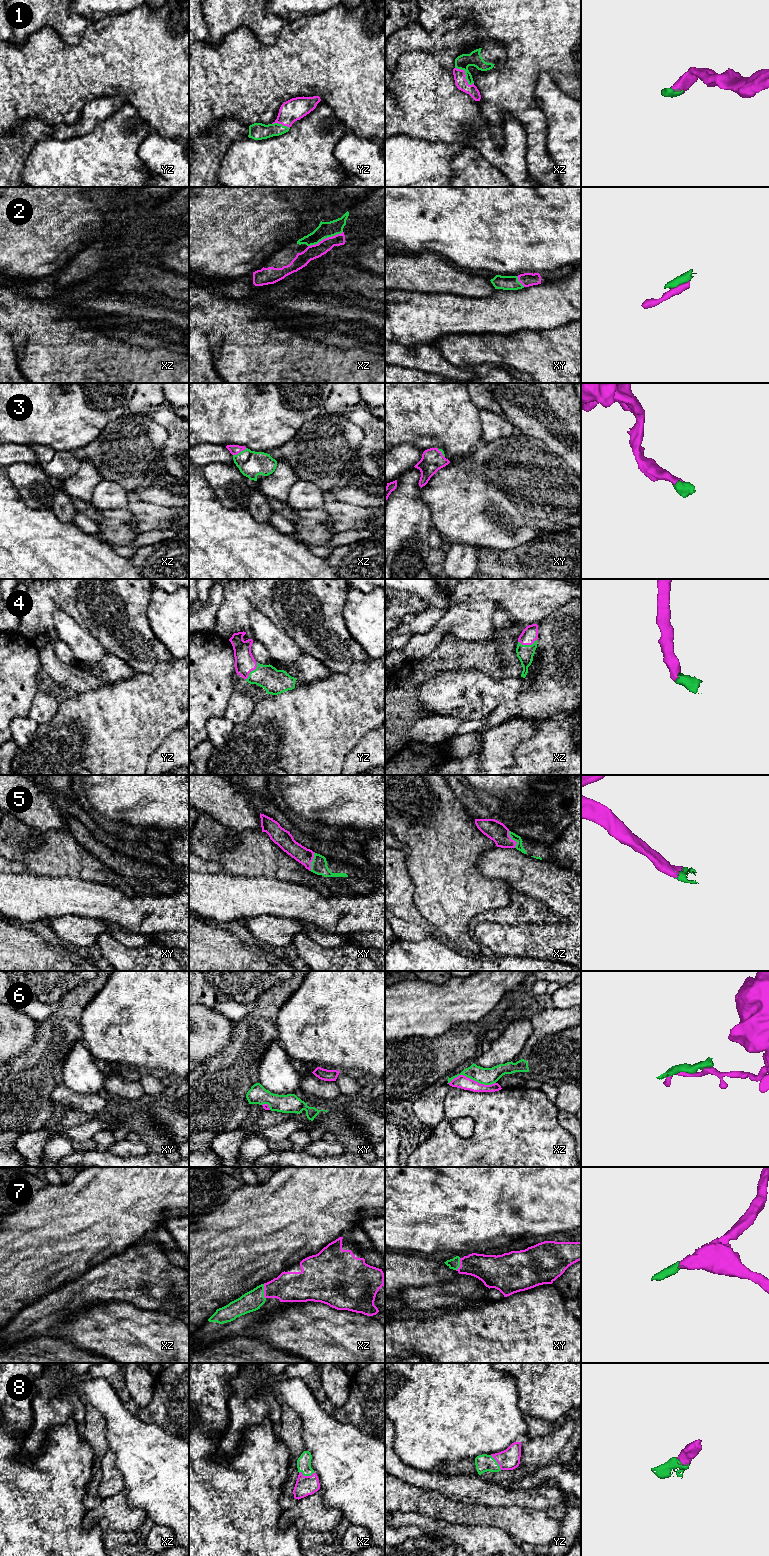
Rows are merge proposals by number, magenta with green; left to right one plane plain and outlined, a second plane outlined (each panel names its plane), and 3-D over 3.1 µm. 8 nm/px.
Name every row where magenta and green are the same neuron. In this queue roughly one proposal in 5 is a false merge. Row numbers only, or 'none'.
1, 2, 3, 4, 5, 7, 8

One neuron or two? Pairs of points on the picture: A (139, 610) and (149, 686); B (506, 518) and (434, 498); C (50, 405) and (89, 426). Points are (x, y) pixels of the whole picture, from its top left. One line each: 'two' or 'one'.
A: two
B: one
C: one

